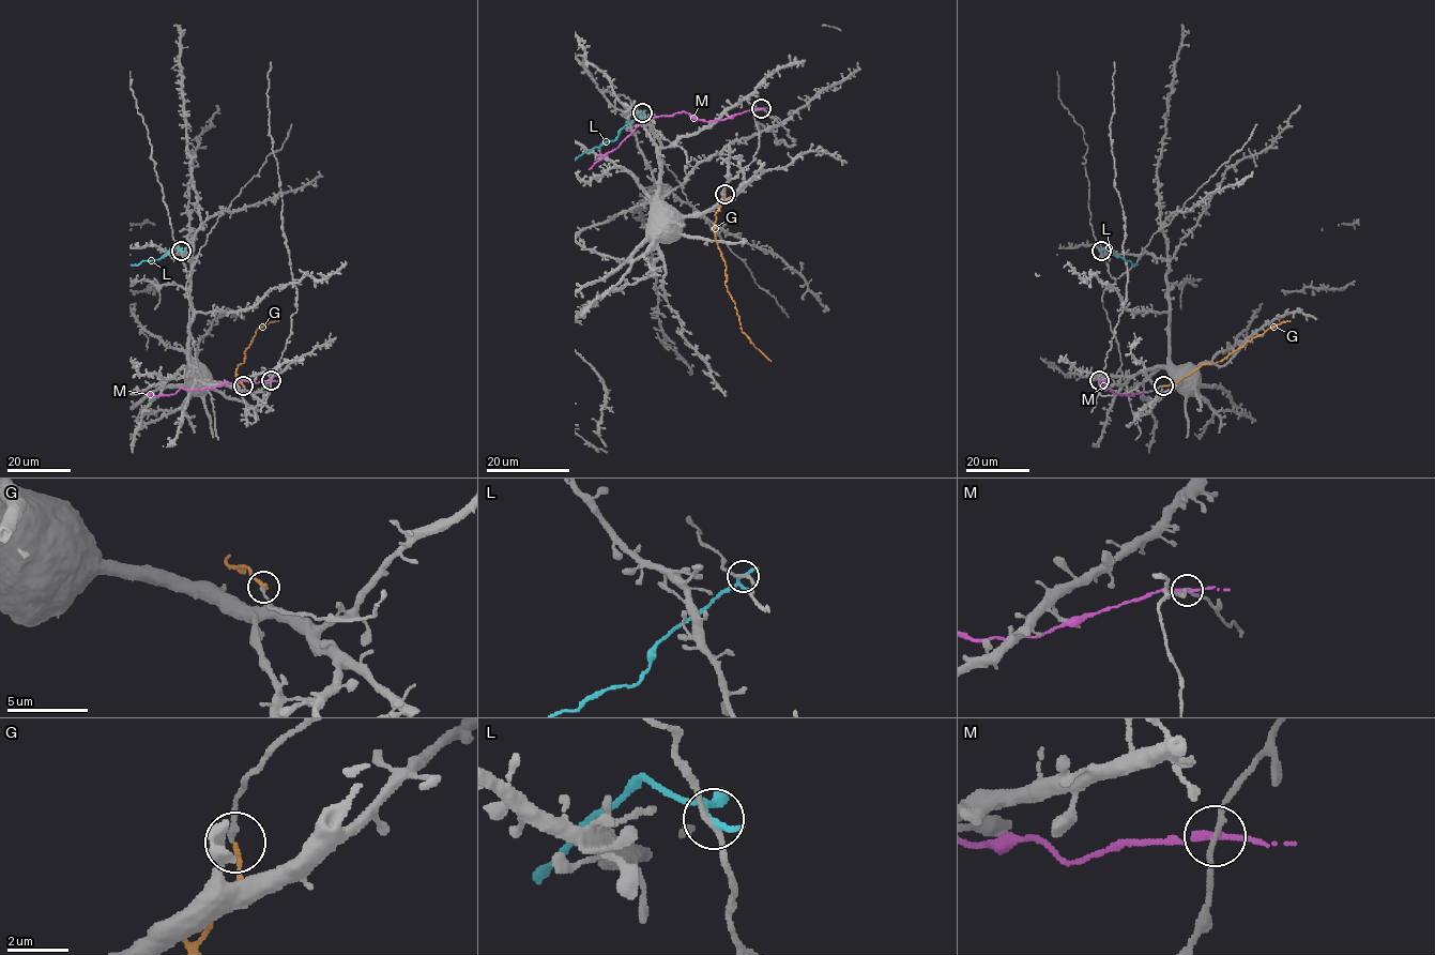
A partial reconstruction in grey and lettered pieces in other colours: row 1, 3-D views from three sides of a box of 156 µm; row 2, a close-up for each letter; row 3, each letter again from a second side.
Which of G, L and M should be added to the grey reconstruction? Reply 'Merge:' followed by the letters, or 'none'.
Merge: G

